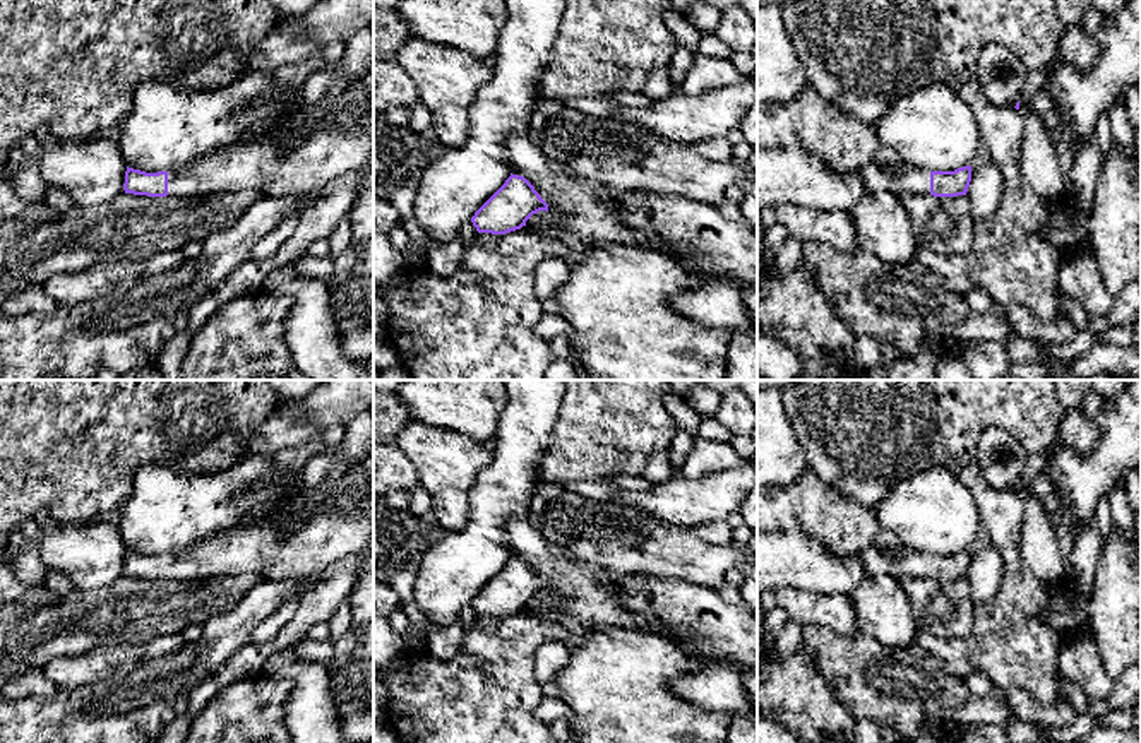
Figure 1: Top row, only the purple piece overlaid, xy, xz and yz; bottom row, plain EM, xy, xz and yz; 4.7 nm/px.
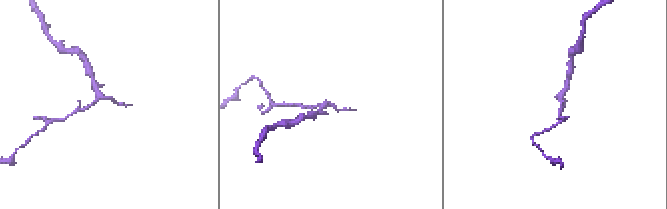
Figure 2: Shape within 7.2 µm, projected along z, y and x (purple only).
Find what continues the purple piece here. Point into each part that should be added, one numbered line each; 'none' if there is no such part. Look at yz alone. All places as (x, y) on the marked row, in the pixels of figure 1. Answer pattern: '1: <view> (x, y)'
1: yz (884, 170)

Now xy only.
1: xy (314, 144)

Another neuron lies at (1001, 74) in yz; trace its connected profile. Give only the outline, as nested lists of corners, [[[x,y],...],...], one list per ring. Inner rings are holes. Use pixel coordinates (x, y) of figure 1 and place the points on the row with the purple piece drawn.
[[[987,43],[978,55],[975,77],[989,103],[1013,106],[1021,98],[1028,68],[1009,48]]]

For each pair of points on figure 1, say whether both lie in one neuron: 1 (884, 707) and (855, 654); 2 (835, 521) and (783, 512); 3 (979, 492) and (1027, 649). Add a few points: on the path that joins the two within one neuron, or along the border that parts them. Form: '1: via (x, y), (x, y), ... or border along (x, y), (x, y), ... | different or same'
1: via (872, 694), (862, 683), (862, 677), (855, 668) | same
2: via (823, 514), (818, 511), (795, 511) | same
3: via (1003, 531), (1021, 589), (1021, 610) | same

